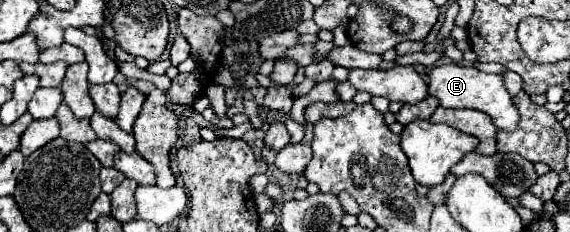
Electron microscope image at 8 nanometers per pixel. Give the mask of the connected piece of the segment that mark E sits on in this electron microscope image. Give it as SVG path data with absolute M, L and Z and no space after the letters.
M439 65L429 73L429 95L435 95L441 107L467 107L487 113L493 123L503 131L515 131L519 123L519 111L513 103L513 97L507 93L503 75L489 75L475 67L467 65Z

